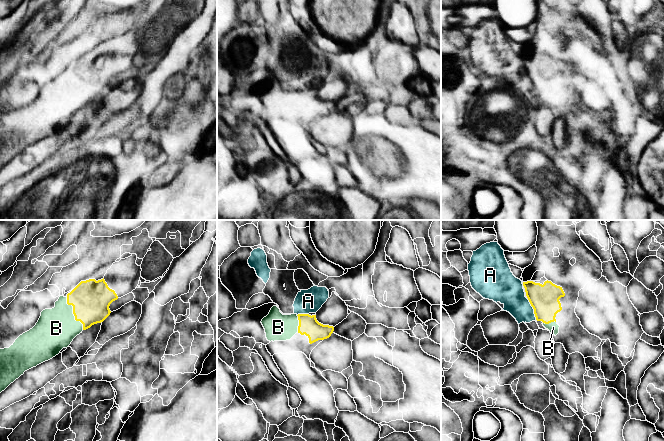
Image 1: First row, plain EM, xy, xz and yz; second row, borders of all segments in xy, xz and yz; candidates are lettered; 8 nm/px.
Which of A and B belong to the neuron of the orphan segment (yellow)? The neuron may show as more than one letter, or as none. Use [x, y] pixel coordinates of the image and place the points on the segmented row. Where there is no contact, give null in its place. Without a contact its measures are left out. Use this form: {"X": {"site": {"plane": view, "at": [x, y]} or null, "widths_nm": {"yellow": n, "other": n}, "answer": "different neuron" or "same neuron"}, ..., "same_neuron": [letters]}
{"A": {"site": {"plane": "yz", "at": [533, 308]}, "widths_nm": {"yellow": 240, "other": 240}, "answer": "different neuron"}, "B": {"site": {"plane": "xy", "at": [73, 313]}, "widths_nm": {"yellow": 300, "other": 320}, "answer": "same neuron"}, "same_neuron": ["B"]}

